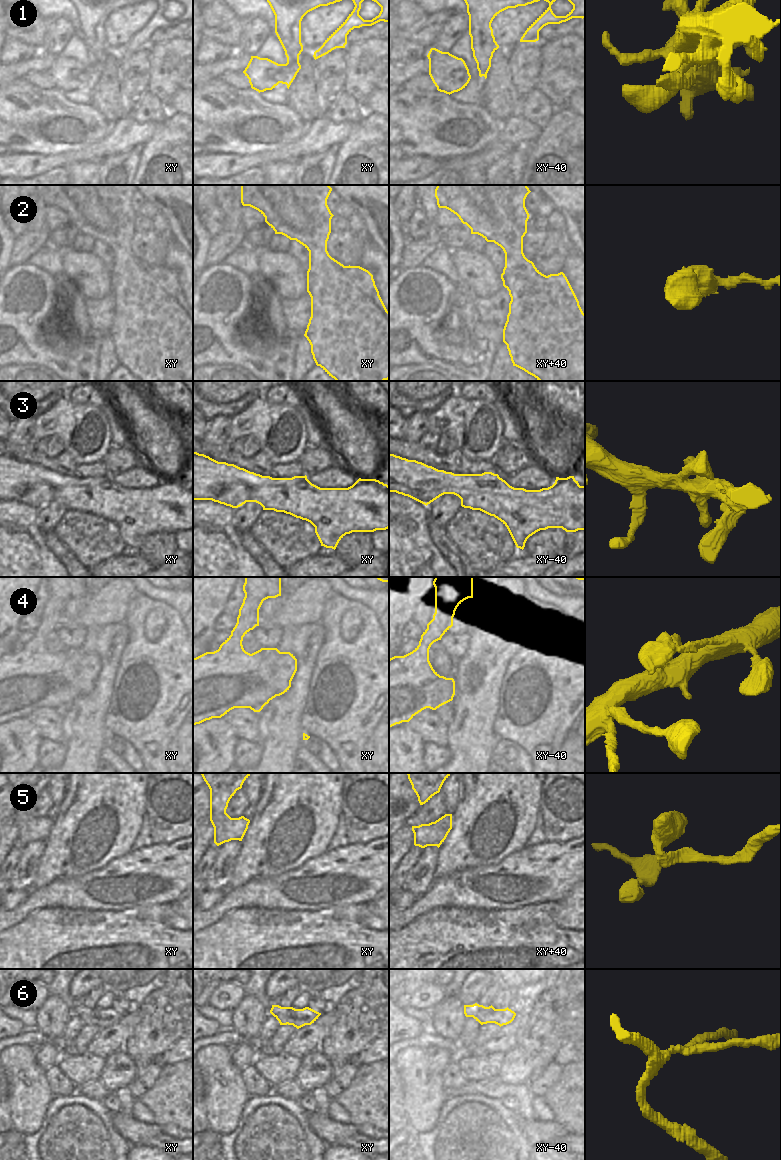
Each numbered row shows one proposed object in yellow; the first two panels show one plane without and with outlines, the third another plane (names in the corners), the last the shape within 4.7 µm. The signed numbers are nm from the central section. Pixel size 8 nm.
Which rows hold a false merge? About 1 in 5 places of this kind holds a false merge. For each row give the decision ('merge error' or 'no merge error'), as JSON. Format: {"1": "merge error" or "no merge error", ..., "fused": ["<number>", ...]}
{"1": "no merge error", "2": "no merge error", "3": "no merge error", "4": "no merge error", "5": "no merge error", "6": "merge error", "fused": ["6"]}

